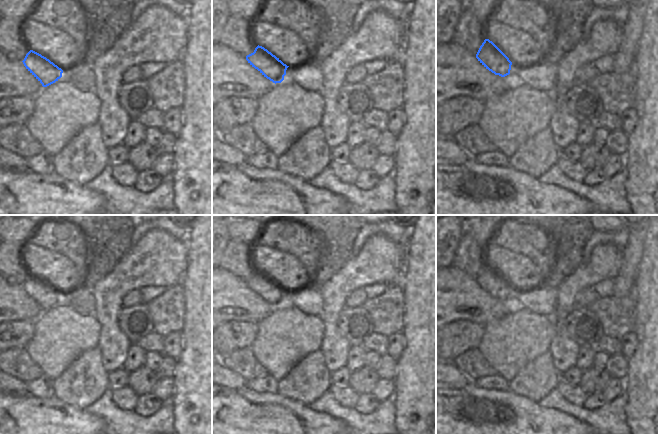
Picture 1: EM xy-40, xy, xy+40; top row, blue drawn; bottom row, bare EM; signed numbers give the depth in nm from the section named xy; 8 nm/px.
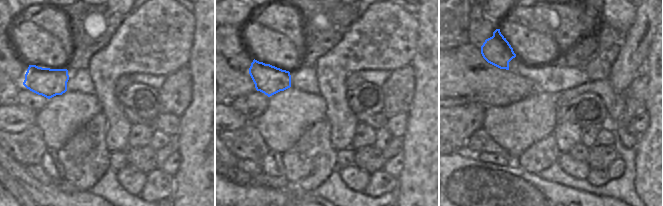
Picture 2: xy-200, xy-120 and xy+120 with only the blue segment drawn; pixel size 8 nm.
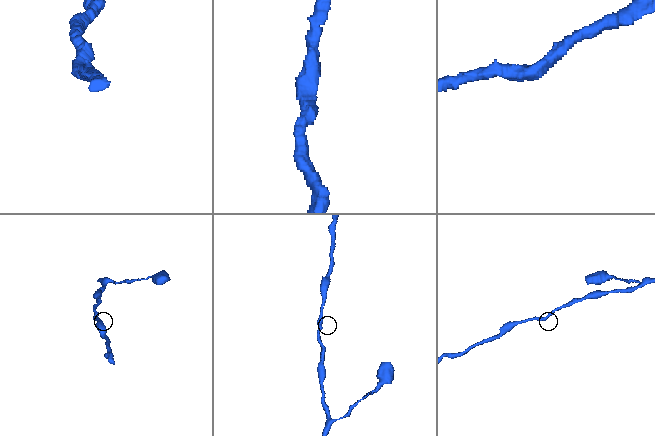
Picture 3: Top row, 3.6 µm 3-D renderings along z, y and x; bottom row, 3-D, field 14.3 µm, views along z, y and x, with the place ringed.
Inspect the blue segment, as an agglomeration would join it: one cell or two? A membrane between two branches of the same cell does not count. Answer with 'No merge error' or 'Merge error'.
No merge error

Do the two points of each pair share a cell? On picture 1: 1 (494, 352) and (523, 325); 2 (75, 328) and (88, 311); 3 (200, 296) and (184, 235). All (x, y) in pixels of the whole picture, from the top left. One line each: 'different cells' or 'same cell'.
1: same cell
2: different cells
3: different cells

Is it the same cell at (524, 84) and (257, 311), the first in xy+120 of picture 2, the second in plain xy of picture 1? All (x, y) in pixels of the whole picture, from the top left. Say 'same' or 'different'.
same

